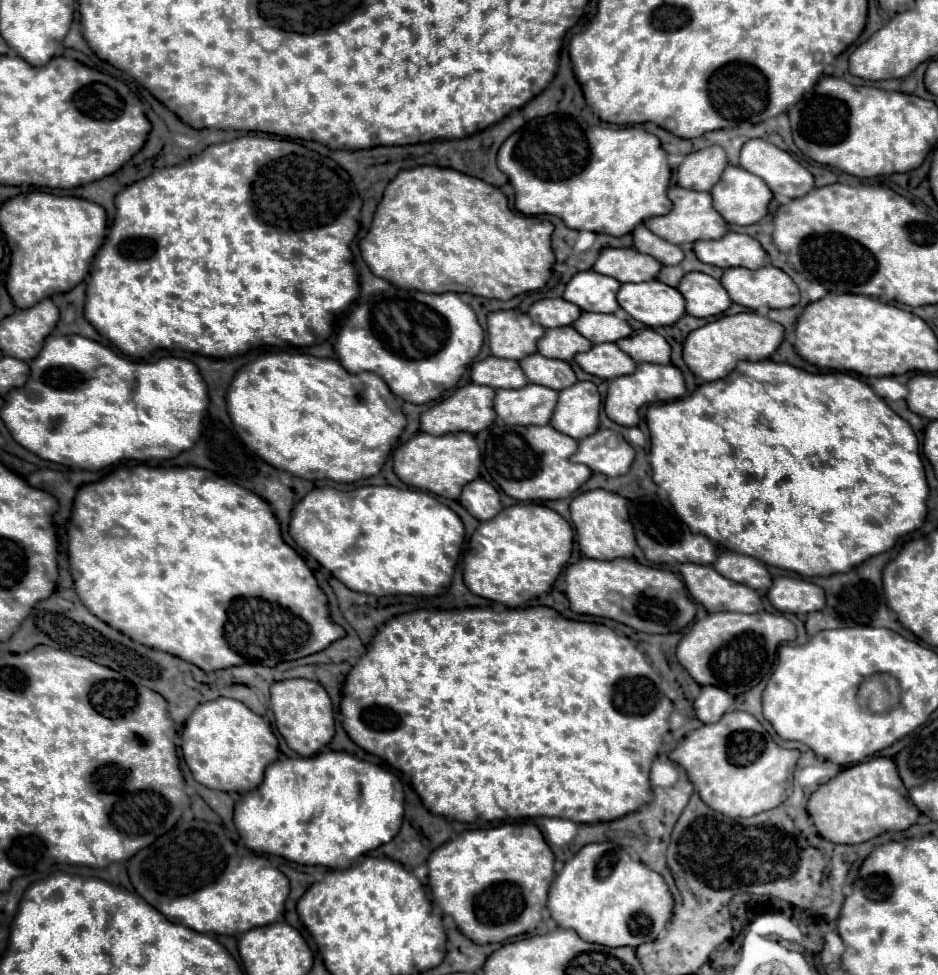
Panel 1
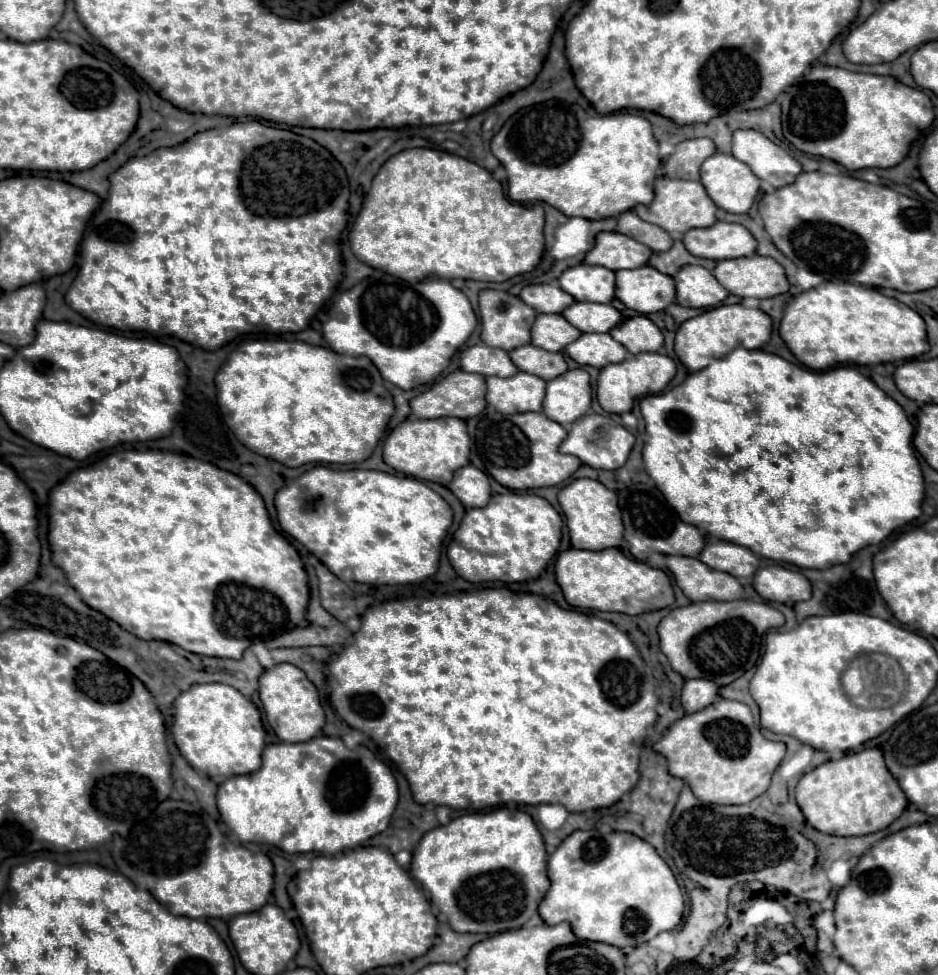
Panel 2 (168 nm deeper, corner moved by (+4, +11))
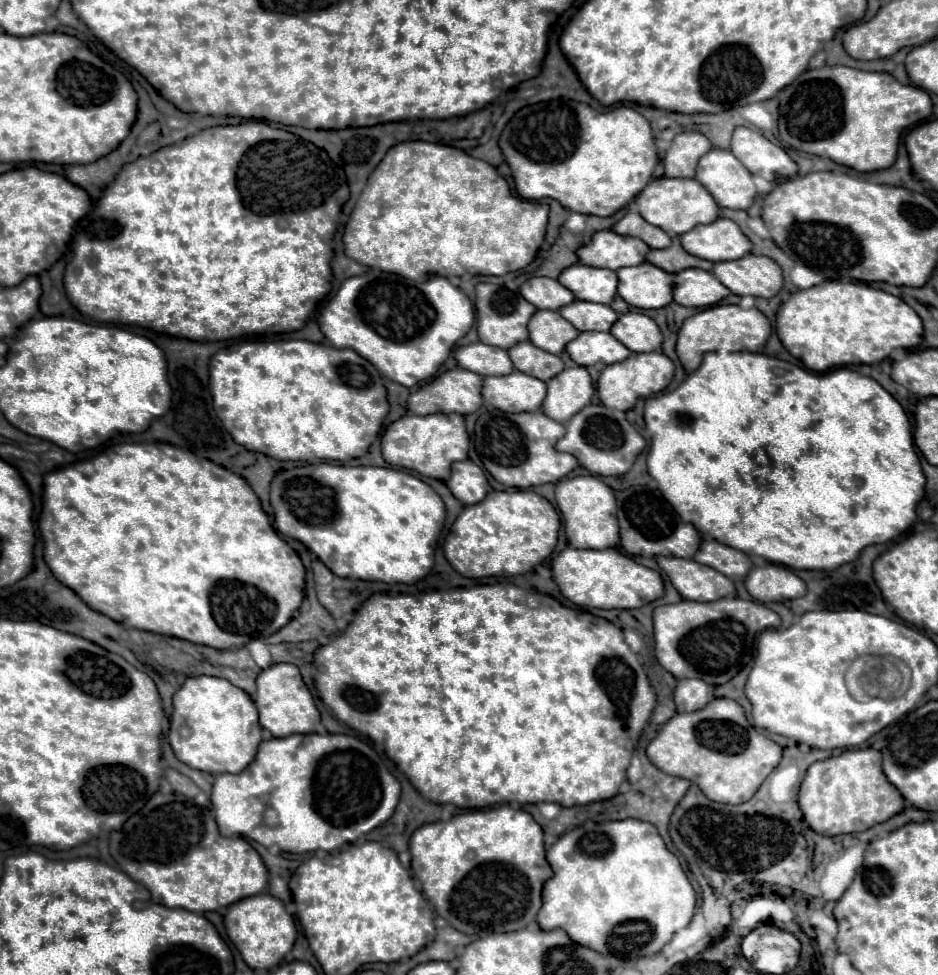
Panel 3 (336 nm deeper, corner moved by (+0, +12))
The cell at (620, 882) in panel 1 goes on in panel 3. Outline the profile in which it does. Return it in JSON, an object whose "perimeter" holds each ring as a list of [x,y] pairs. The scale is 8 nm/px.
{"perimeter":[[[638,819],[586,823],[564,833],[548,851],[546,859],[554,871],[552,879],[544,885],[542,909],[538,911],[538,923],[542,929],[564,929],[578,945],[590,947],[604,955],[618,955],[624,959],[638,959],[658,953],[672,935],[686,927],[694,915],[696,893],[680,867],[676,855],[672,855],[656,827]]]}

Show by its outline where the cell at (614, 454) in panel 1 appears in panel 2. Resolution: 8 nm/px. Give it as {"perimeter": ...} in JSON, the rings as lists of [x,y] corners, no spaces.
{"perimeter":[[[586,414],[580,420],[572,422],[572,428],[568,430],[566,440],[560,444],[562,454],[572,454],[576,456],[582,464],[588,464],[598,470],[618,470],[626,464],[630,450],[634,446],[636,438],[618,422],[614,422],[608,416],[602,414]]]}

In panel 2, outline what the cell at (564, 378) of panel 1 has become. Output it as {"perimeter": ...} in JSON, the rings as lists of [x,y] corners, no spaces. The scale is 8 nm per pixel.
{"perimeter":[[[532,344],[514,348],[508,356],[518,370],[532,372],[534,376],[540,376],[546,382],[568,370],[562,352],[546,352]]]}

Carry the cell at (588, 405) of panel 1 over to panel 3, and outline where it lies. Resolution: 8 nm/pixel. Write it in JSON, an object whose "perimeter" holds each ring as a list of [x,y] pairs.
{"perimeter":[[[584,367],[564,369],[548,381],[548,395],[542,409],[550,419],[566,423],[572,415],[576,415],[576,411],[582,411],[588,403],[592,403],[592,395],[592,377]]]}

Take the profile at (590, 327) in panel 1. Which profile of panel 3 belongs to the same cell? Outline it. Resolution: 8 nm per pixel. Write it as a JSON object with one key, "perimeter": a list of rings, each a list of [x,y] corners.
{"perimeter":[[[572,301],[568,307],[560,309],[560,315],[578,331],[610,331],[618,319],[618,313],[610,305],[586,301]]]}

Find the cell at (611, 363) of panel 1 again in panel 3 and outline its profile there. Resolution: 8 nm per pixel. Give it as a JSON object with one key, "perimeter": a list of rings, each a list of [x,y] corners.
{"perimeter":[[[598,331],[580,332],[572,343],[568,343],[566,351],[582,367],[596,363],[612,365],[630,355],[628,347],[622,345],[616,337],[612,337],[610,332]]]}

